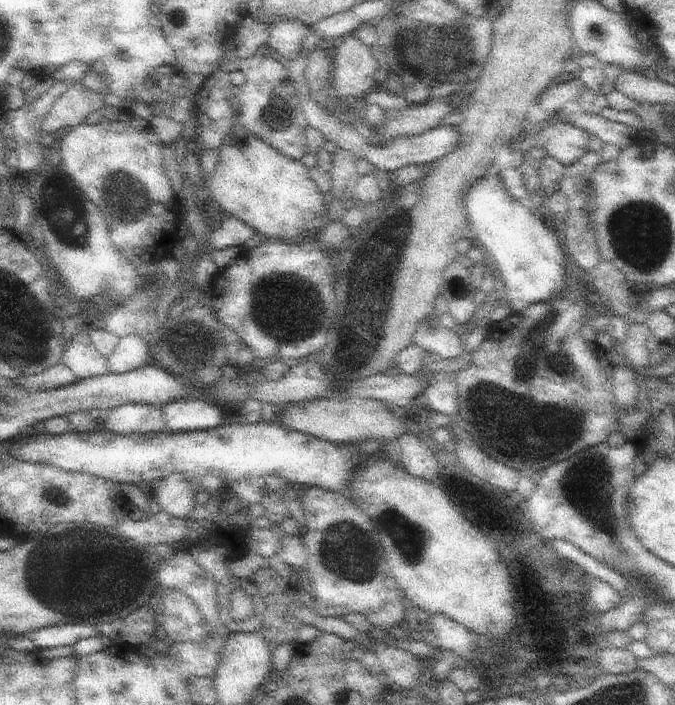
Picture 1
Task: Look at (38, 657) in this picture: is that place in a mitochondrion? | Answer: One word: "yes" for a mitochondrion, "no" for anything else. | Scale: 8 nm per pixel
no

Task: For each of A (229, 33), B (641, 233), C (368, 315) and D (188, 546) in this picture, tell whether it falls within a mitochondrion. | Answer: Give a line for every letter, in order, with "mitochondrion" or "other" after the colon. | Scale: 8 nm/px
A: other
B: mitochondrion
C: mitochondrion
D: other

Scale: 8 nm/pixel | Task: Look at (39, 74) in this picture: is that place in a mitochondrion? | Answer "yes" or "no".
no

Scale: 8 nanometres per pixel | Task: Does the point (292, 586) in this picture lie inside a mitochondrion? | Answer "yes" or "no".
no

